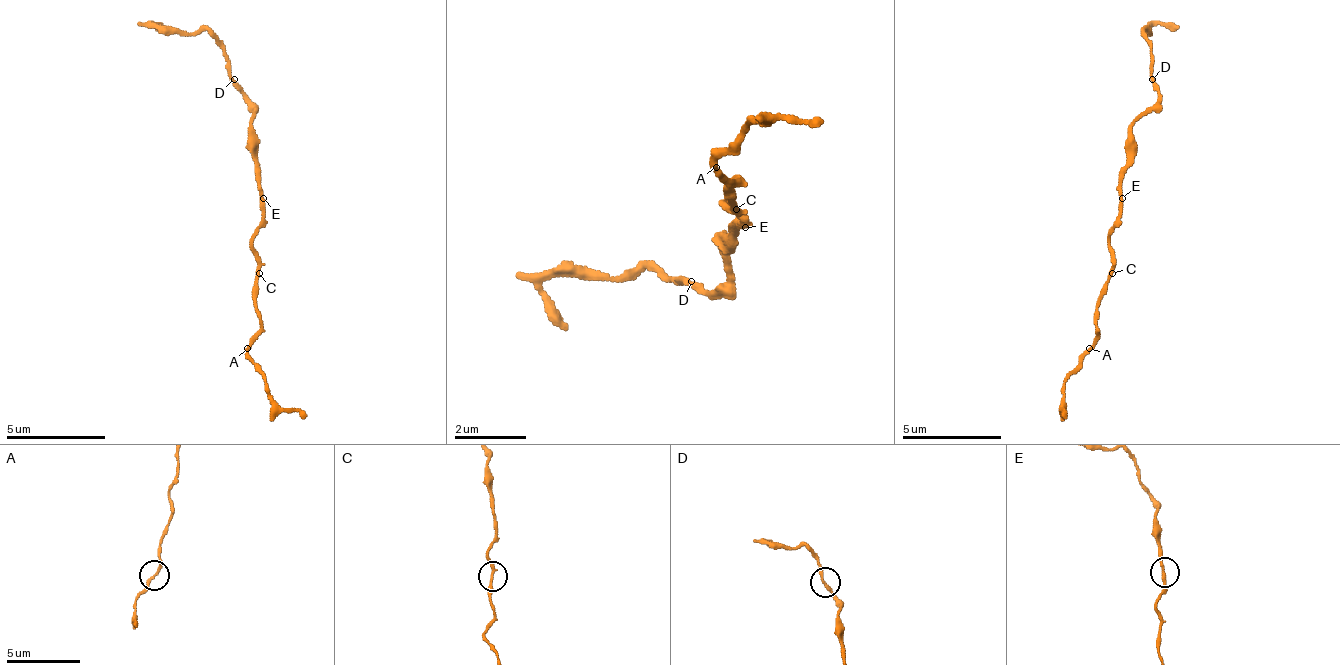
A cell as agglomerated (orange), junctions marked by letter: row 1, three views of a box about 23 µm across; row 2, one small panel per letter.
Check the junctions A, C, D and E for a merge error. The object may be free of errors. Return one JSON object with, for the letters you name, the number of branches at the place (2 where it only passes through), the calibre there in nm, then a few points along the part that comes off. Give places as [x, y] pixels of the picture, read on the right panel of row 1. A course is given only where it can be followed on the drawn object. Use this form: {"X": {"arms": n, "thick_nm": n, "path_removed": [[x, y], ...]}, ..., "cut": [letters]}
{"cut": []}

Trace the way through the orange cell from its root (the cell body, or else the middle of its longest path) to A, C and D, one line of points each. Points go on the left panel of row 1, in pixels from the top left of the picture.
A: (259, 198), (263, 228), (254, 238), (254, 253), (259, 258), (259, 298), (254, 302), (259, 337), (249, 347)
C: (259, 198), (263, 228), (254, 238), (259, 273)
D: (259, 198), (259, 168), (254, 163), (254, 109), (244, 99), (244, 89), (234, 79)

